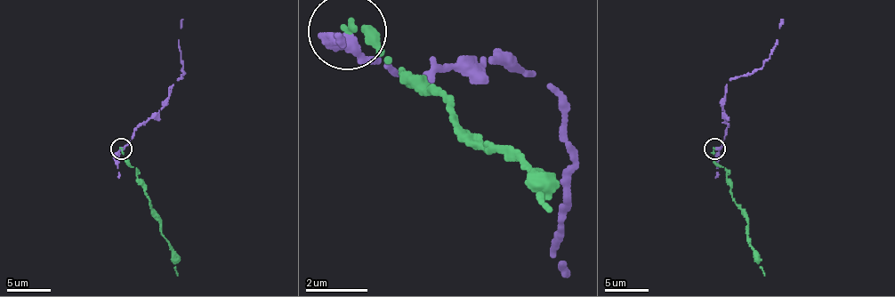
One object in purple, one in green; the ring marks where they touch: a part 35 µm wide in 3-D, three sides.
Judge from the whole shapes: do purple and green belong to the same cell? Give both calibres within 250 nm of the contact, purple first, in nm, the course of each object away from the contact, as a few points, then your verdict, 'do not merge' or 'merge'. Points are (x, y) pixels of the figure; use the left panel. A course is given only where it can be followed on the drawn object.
calibres 280 and 140 nm; course purple (120, 148), (138, 126), (162, 108), (173, 84), (181, 76), (183, 65), (179, 50), (183, 20); course green (120, 148), (135, 170), (159, 221), (177, 276); do not merge

